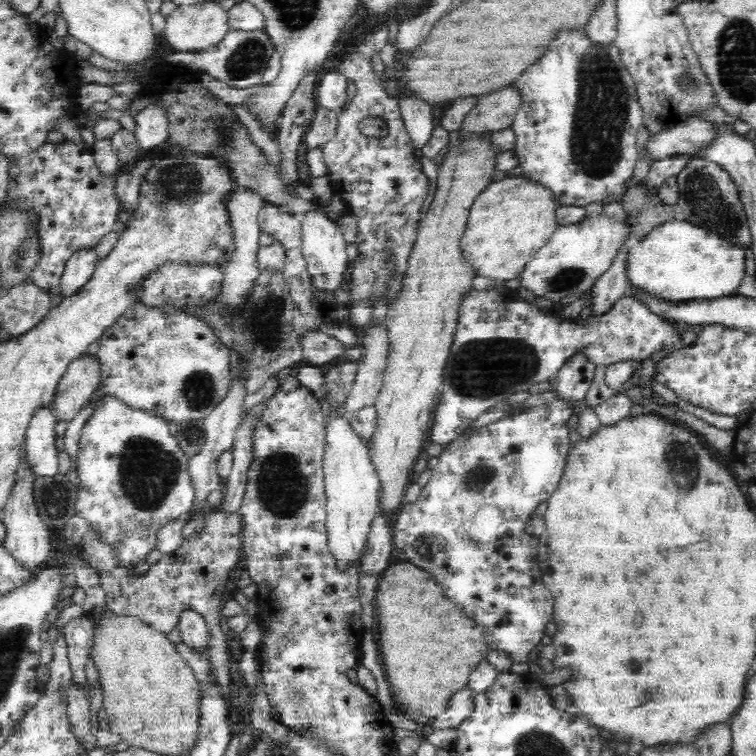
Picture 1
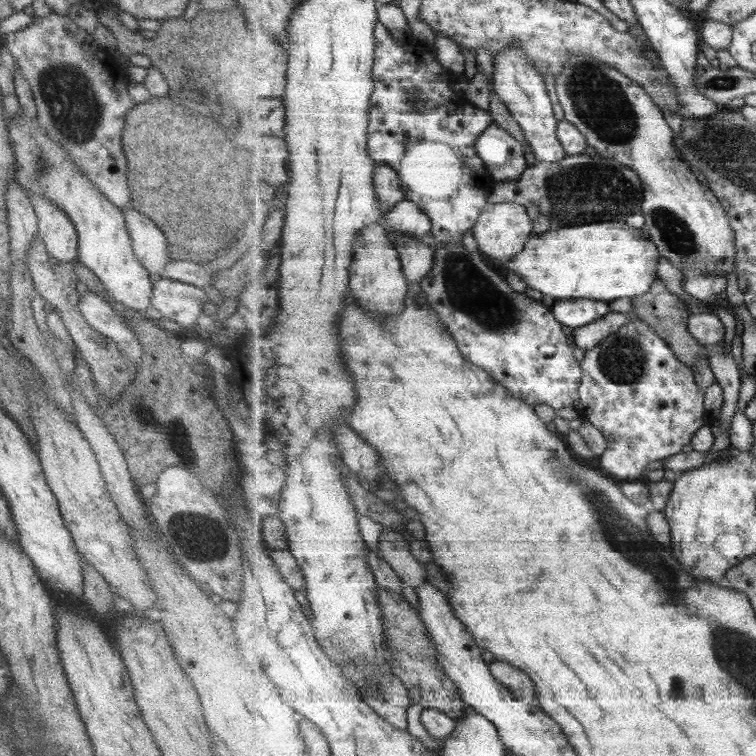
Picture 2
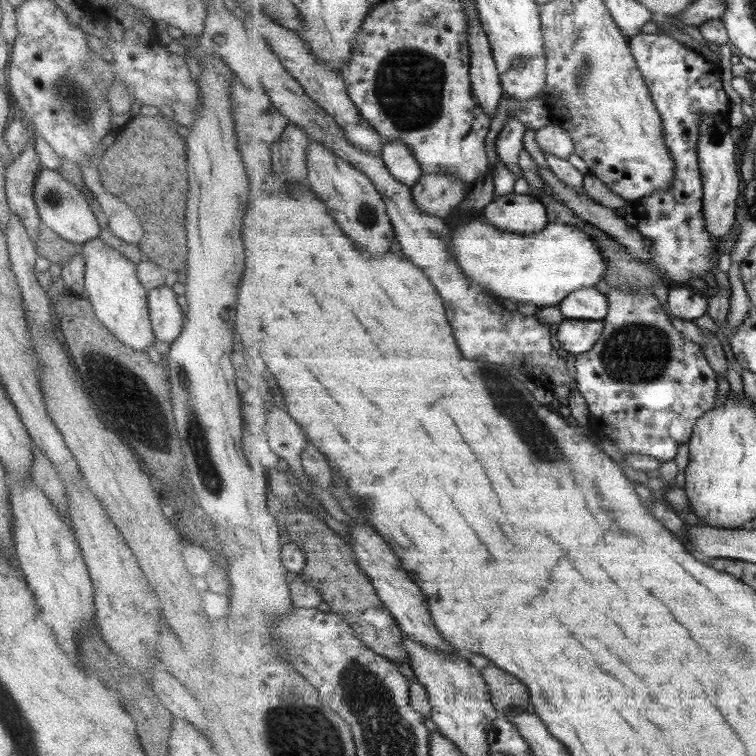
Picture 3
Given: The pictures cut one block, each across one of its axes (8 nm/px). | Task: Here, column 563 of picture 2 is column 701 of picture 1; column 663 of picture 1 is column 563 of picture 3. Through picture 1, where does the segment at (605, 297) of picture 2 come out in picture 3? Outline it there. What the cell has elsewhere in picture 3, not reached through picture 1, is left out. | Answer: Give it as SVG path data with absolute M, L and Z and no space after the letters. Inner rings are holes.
M483 217L461 220L451 233L453 254L457 264L465 272L469 280L479 284L483 290L497 298L517 300L517 306L534 305L537 307L560 306L567 296L585 287L595 287L599 280L605 280L607 260L601 254L599 244L587 230L581 230L573 224L563 222L549 222L545 230L533 234L519 234L511 231L502 231Z

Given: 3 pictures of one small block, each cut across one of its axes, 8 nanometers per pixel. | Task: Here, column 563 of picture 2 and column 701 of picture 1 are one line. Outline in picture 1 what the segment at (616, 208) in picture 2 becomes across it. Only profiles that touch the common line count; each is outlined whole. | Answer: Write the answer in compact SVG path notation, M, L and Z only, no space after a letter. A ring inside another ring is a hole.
M692 159L676 177L679 188L677 203L684 220L704 230L717 233L742 249L750 244L753 252L753 238L745 208L739 199L739 190L726 170L708 160Z

